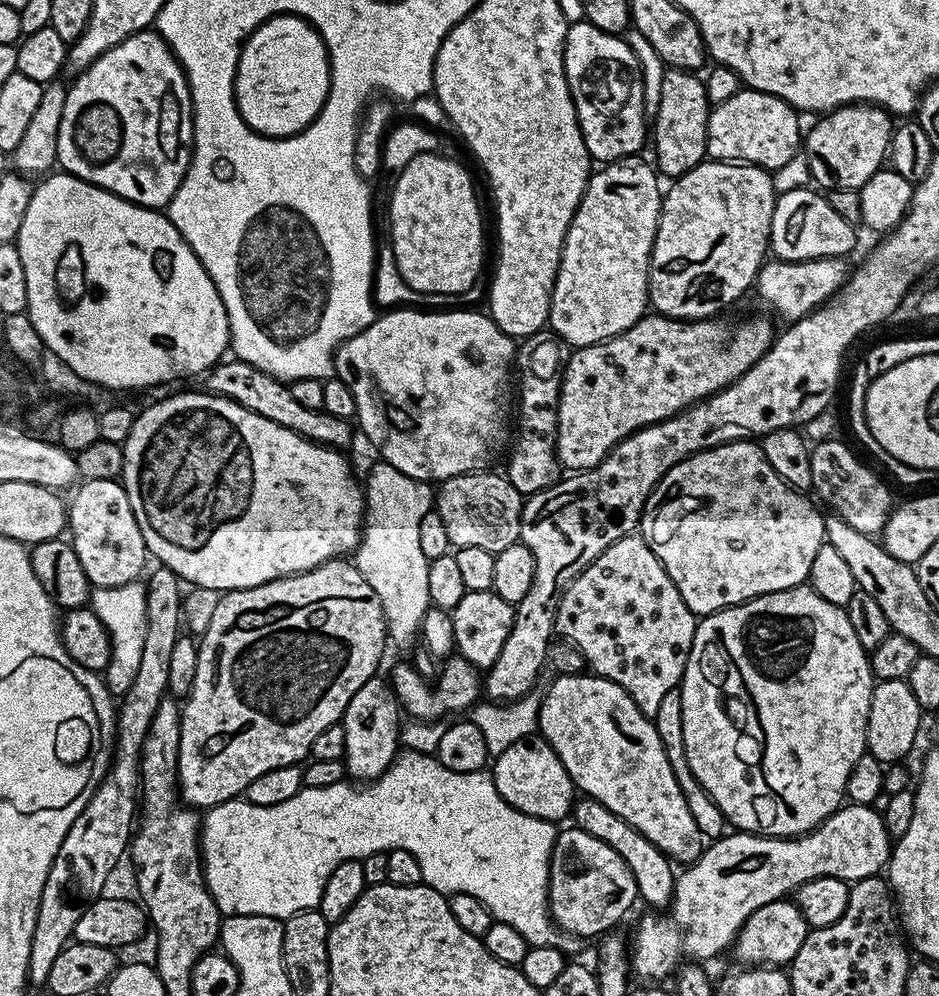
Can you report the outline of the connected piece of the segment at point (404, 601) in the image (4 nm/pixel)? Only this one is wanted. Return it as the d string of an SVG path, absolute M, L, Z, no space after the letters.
M376 462L376 465L368 472L368 488L366 484L364 506L363 528L360 533L360 542L354 549L354 563L362 574L362 578L370 582L370 590L374 590L382 606L386 636L391 647L393 644L396 648L408 648L412 644L412 639L417 639L420 623L432 603L430 574L428 573L430 561L422 554L422 545L418 543L418 522L422 522L422 518L426 518L426 514L433 511L434 492L425 481L410 478L410 474L402 474L402 470L389 464Z

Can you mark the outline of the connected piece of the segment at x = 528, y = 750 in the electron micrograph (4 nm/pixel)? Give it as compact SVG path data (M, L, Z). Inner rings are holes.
M543 738L519 740L506 750L502 750L502 754L495 757L494 763L491 765L490 775L493 782L496 783L498 794L510 807L530 814L534 818L560 822L560 819L563 816L565 819L574 807L574 785L570 774L566 774L566 766L562 766L558 754L554 754L552 747Z

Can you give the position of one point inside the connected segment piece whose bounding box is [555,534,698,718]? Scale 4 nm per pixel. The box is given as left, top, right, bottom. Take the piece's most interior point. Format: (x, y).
(625, 614)

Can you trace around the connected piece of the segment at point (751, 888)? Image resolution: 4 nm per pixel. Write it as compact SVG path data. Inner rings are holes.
M851 802L837 808L834 814L830 814L812 831L795 838L756 836L752 832L739 830L731 834L711 841L700 853L700 857L687 865L683 869L684 873L681 871L677 875L672 902L666 914L648 914L652 916L641 918L636 933L632 938L630 936L630 968L635 975L637 972L640 976L671 977L685 958L705 962L704 960L710 959L711 956L718 955L727 944L729 947L733 943L740 927L754 910L775 900L785 899L814 878L829 876L855 882L862 878L879 876L885 871L894 847L884 825L883 815L876 812L872 806Z

